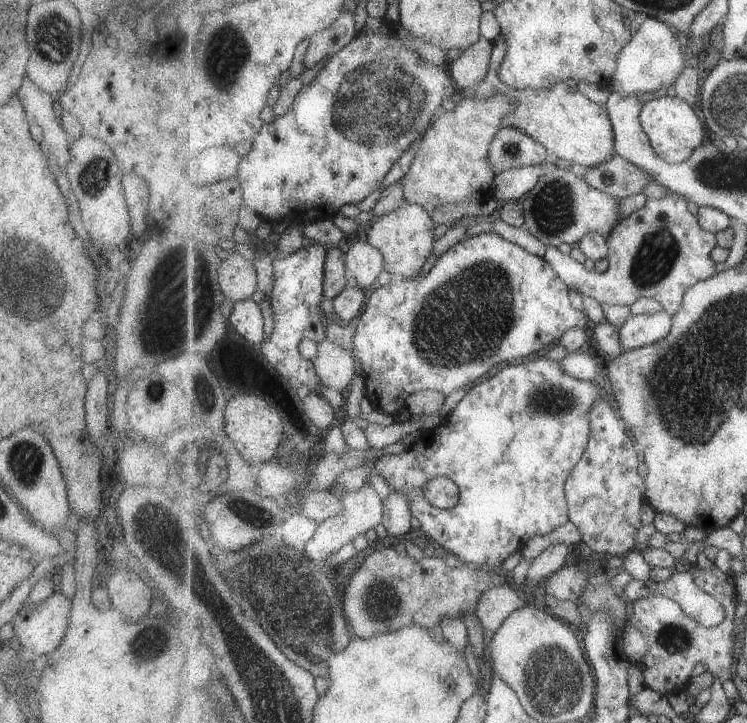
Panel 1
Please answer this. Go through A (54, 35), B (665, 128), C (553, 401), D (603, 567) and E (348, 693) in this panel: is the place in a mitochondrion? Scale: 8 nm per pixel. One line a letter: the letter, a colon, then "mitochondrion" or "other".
A: mitochondrion
B: other
C: mitochondrion
D: other
E: other

